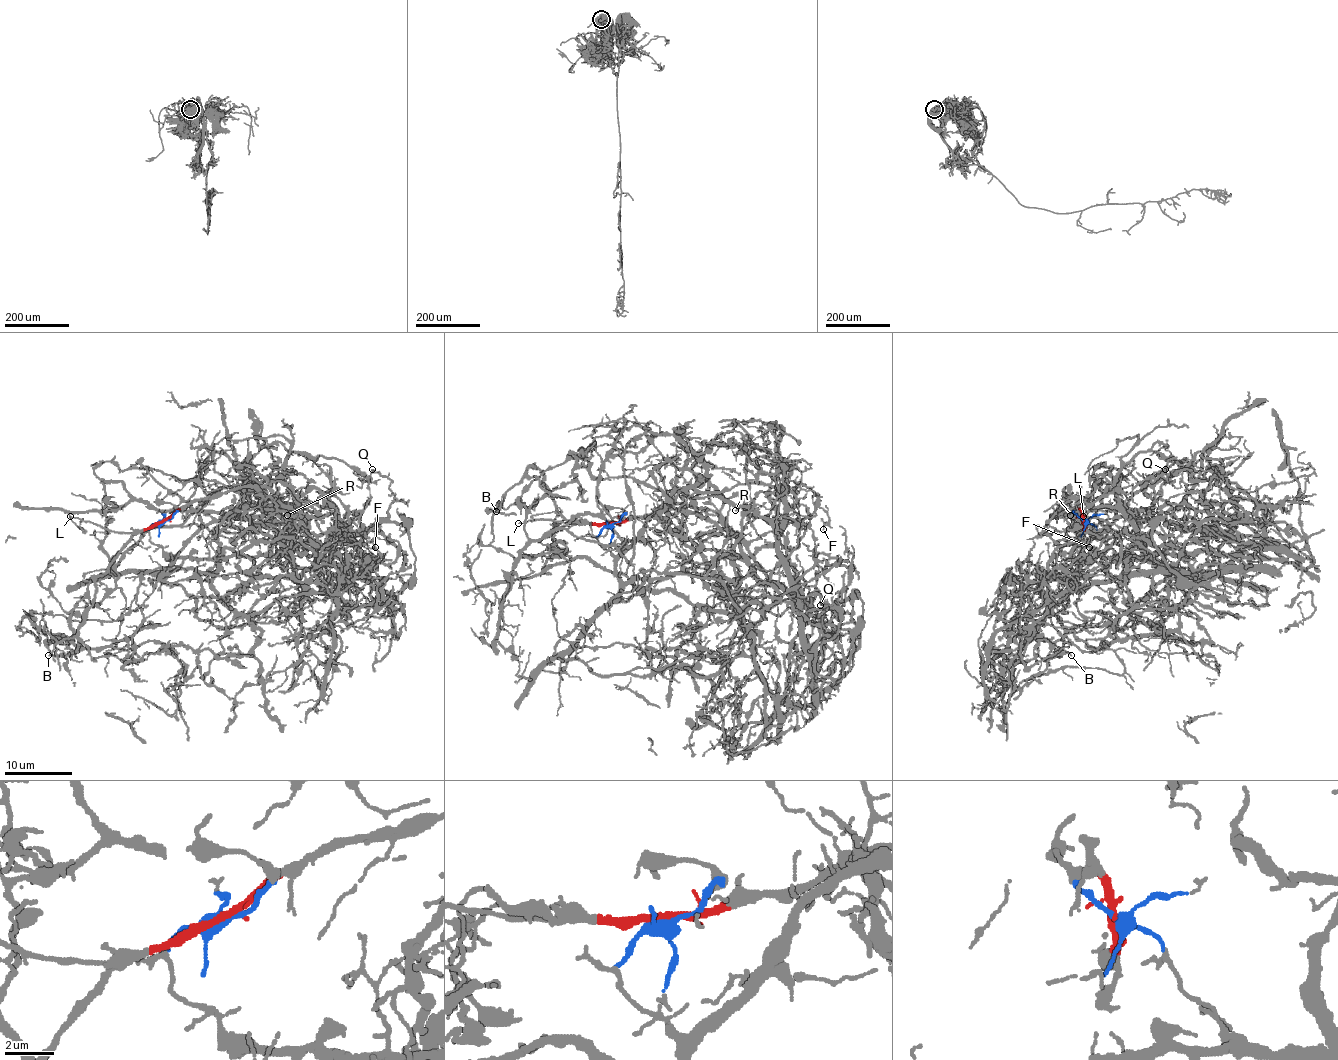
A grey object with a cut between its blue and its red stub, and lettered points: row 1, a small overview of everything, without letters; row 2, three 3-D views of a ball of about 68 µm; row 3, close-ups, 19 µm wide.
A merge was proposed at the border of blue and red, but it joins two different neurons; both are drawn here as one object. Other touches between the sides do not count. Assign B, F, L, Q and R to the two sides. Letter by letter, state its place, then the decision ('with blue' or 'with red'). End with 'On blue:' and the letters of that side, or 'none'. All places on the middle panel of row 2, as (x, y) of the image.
B: at (496, 511); with red
F: at (823, 529); with blue
L: at (518, 523); with red
Q: at (820, 605); with red
R: at (735, 510); with red
On blue: F

